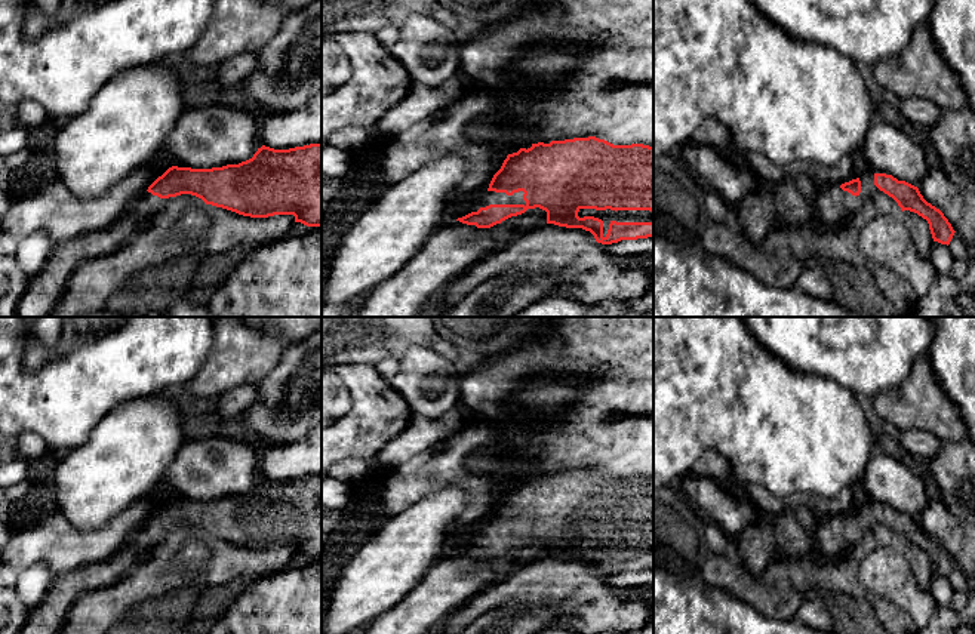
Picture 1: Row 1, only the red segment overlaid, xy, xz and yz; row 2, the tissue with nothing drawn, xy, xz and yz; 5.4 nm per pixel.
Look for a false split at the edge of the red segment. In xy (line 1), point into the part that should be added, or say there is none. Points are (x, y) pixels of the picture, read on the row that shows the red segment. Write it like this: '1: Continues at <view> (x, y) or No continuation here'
1: No continuation here

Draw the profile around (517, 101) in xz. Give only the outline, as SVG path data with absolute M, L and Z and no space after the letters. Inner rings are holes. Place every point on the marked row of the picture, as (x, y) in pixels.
M653 83L559 87L545 92L517 84L496 93L511 126L526 129L536 142L596 136L613 145L653 147Z

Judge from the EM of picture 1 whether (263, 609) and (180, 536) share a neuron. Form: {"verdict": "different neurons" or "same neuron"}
{"verdict": "different neurons"}

